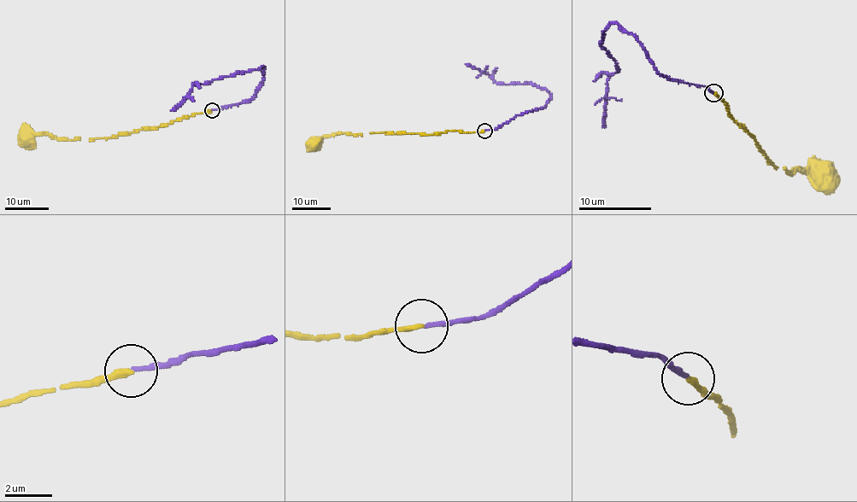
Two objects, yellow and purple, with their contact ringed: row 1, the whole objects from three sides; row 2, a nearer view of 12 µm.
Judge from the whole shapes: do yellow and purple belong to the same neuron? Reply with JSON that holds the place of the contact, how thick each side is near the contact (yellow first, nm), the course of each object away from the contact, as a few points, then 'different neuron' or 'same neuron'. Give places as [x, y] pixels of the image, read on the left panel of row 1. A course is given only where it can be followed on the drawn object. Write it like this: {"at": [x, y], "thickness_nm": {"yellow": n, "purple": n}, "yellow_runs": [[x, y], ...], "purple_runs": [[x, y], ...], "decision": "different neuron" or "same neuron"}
{"at": [212, 110], "thickness_nm": {"yellow": 220, "purple": 180}, "yellow_runs": [[212, 110], [191, 114], [155, 127], [97, 138], [61, 139], [48, 135], [26, 137]], "purple_runs": [[212, 110], [250, 102], [263, 78], [263, 67], [196, 84], [190, 94], [172, 111]], "decision": "same neuron"}

